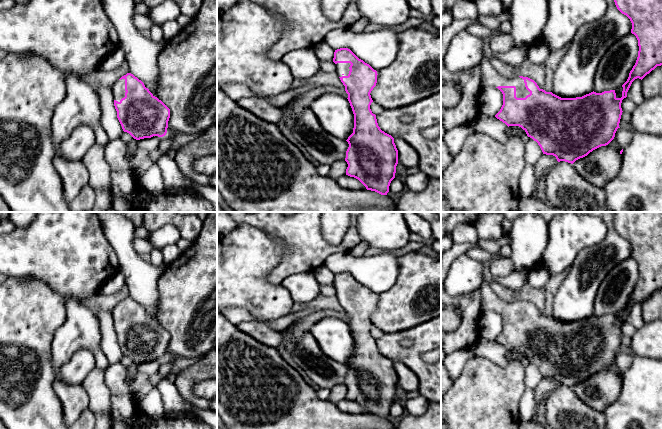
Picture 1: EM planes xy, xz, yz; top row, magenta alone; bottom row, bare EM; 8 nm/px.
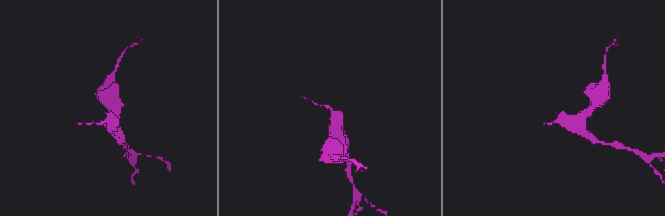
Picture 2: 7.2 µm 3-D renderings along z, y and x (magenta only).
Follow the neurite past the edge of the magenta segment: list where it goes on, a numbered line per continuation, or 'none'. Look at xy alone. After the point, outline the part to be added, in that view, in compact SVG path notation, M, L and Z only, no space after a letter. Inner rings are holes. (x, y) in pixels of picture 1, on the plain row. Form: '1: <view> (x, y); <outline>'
1: xy (118, 313); M125 303L116 305L111 313L114 324L120 326L120 324L125 321Z

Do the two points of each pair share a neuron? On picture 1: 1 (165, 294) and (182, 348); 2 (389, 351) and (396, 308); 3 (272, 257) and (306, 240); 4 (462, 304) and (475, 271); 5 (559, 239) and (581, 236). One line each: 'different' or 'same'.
1: same
2: different
3: different
4: different
5: same

